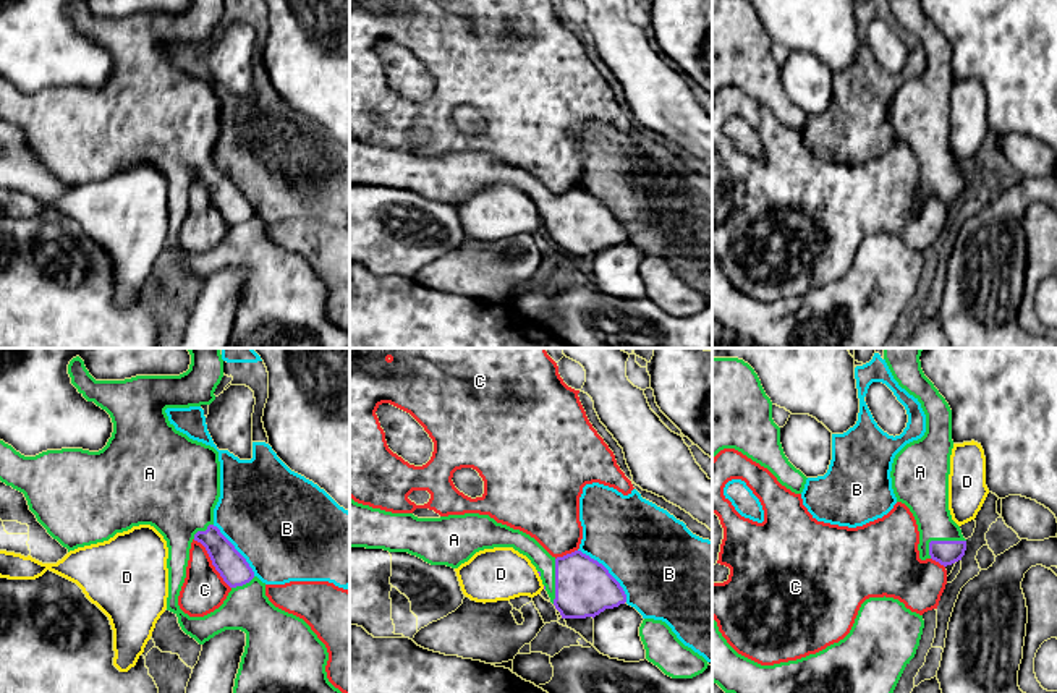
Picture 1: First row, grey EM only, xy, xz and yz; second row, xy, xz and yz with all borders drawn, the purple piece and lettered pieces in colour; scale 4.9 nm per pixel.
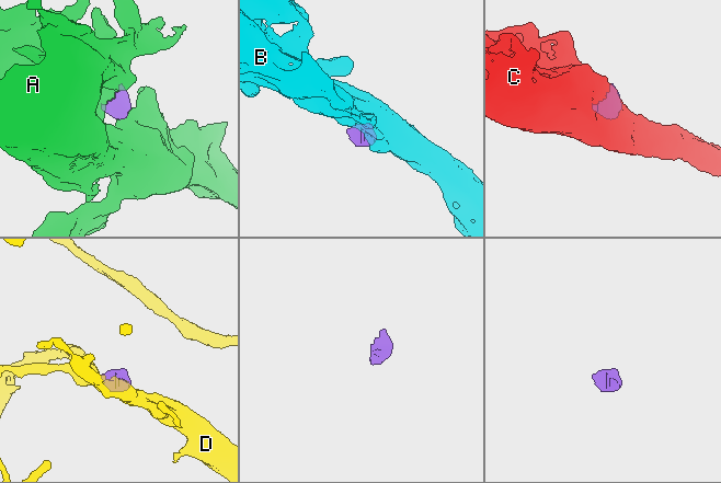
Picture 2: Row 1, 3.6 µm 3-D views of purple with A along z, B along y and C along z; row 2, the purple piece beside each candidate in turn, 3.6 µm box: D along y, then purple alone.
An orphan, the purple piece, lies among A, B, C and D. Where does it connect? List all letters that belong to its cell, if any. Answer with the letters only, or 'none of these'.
A

